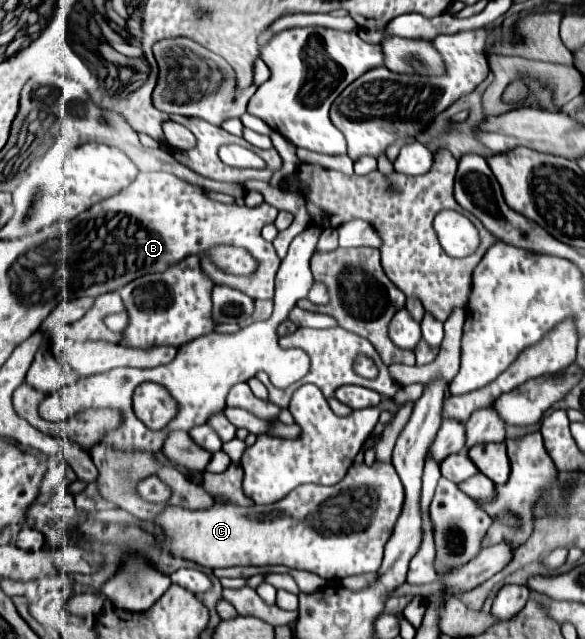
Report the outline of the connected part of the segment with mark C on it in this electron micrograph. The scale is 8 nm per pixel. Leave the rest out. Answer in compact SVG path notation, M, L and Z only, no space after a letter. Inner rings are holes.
M375 461L371 467L353 465L347 477L333 485L301 485L273 505L213 505L205 511L167 507L157 525L173 537L163 549L203 567L235 565L287 565L311 571L323 579L339 581L347 575L375 573L383 547L393 535L405 501L403 485L391 463Z

